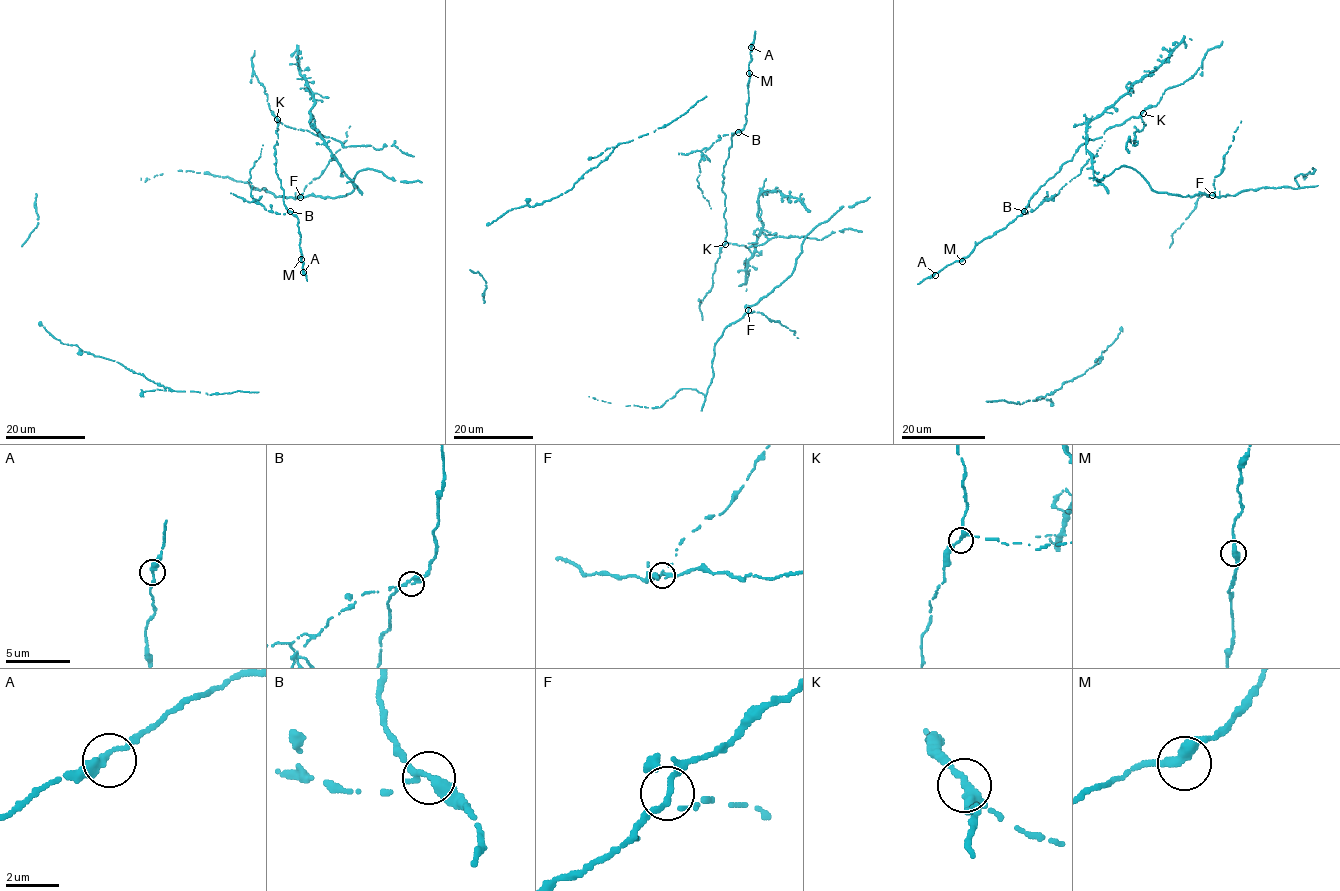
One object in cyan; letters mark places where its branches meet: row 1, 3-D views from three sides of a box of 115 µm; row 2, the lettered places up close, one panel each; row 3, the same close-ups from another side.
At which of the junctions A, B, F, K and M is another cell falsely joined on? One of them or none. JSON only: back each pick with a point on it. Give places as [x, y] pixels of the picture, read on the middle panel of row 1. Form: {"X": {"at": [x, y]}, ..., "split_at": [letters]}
{"B": {"at": [738, 132]}, "split_at": ["B"]}

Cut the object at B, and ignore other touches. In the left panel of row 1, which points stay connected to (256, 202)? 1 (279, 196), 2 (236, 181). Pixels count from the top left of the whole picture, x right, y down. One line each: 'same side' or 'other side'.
1: other side
2: other side

